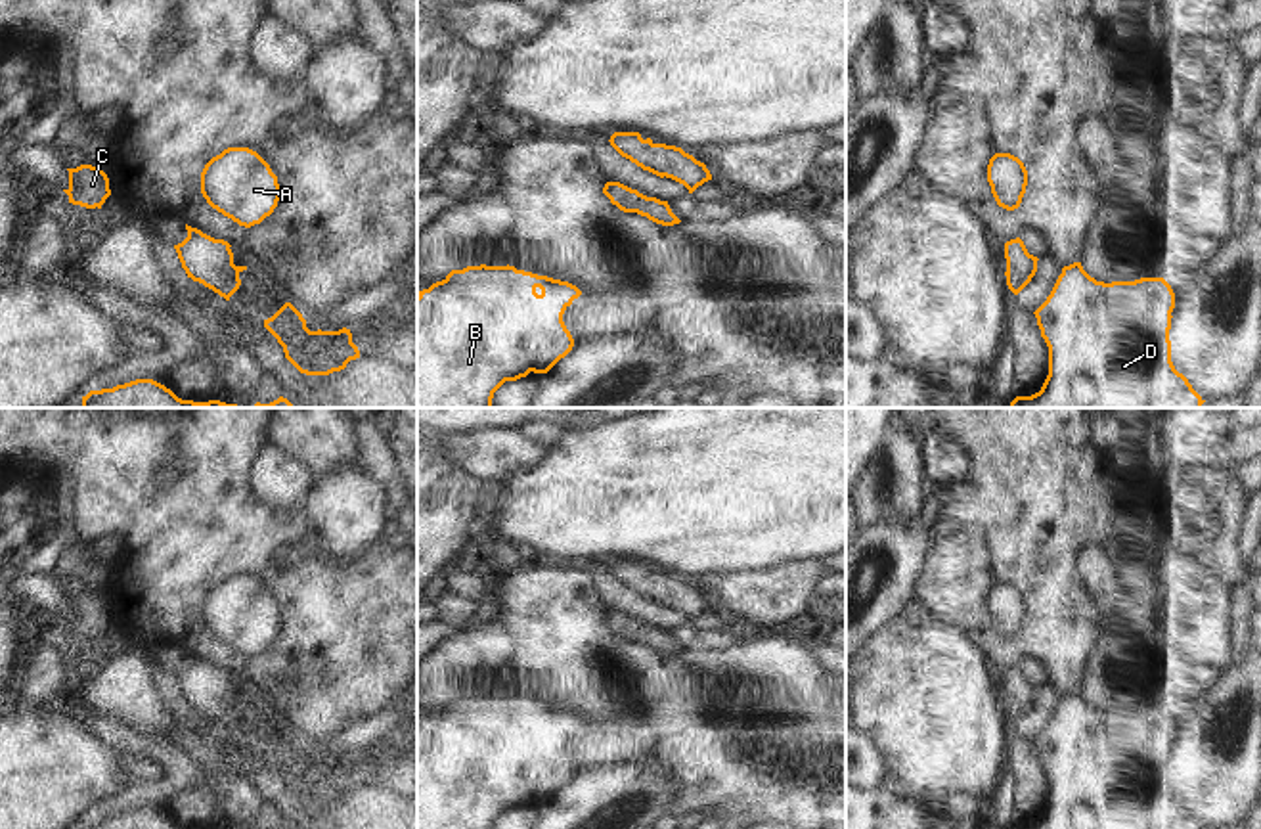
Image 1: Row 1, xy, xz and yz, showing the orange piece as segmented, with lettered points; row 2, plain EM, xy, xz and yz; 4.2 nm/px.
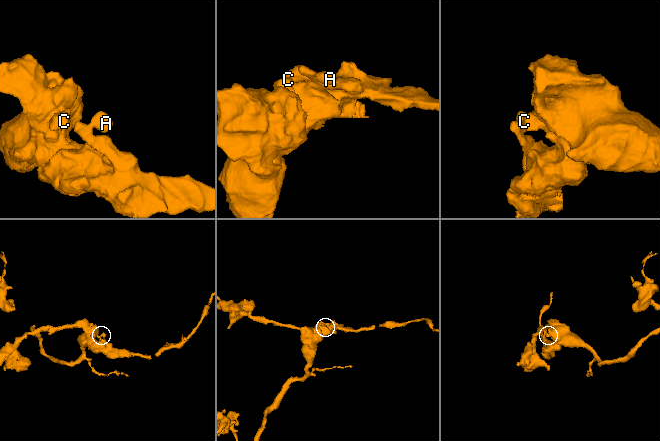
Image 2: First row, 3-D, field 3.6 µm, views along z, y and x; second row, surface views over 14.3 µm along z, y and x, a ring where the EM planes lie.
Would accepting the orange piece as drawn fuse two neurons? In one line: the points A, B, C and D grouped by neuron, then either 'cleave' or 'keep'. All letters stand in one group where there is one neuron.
A B C D | keep

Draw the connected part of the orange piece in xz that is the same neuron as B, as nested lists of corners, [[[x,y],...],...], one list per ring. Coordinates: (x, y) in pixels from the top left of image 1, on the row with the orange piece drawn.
[[[467,266],[417,295],[417,408],[492,408],[494,392],[505,381],[530,371],[547,373],[564,358],[574,339],[563,322],[564,310],[582,291],[561,280],[517,270],[515,266]]]

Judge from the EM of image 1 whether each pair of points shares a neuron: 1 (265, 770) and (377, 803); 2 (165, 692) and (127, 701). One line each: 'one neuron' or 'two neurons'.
1: one neuron
2: two neurons

